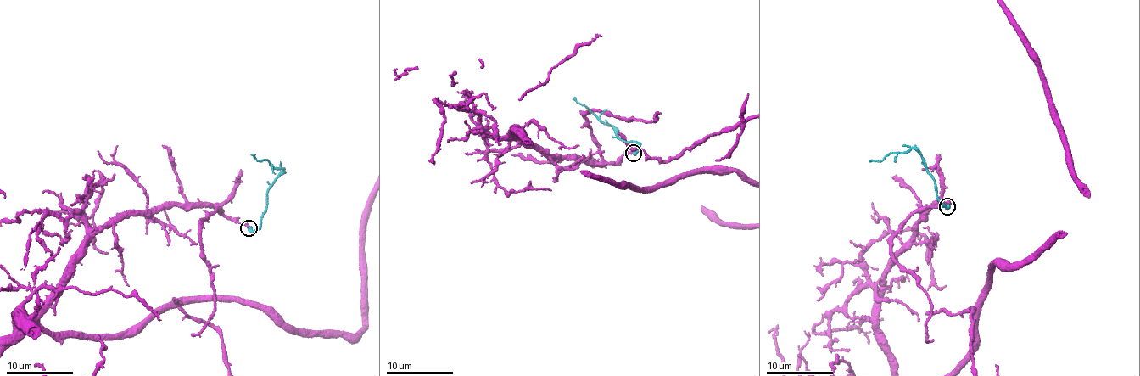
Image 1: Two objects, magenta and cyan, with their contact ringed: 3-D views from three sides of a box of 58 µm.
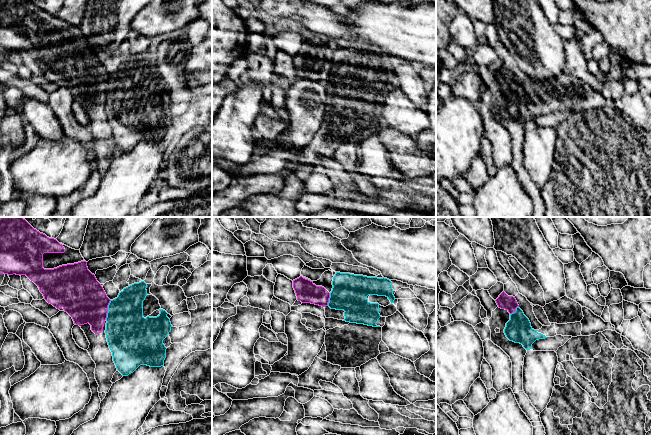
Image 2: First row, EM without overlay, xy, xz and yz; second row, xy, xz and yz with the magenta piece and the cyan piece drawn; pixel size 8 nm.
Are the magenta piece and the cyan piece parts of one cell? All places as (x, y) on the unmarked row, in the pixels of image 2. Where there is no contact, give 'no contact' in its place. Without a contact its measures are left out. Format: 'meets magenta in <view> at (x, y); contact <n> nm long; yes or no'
meets magenta in xy at (107, 86); contact 170 nm long; no

